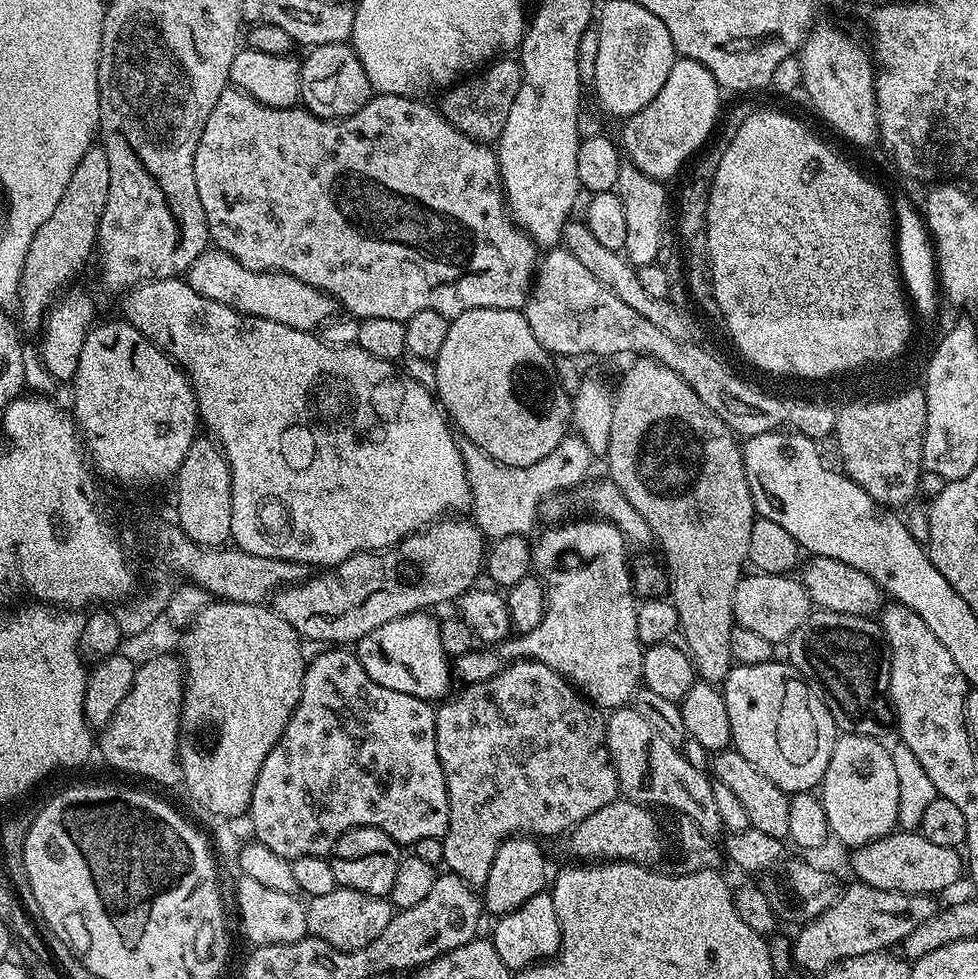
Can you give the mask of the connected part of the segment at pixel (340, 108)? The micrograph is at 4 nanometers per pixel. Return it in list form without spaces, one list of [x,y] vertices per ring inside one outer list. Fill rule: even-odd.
[[[351,43],[308,48],[306,54],[308,57],[300,60],[300,104],[315,116],[323,120],[344,120],[372,99],[372,83]]]

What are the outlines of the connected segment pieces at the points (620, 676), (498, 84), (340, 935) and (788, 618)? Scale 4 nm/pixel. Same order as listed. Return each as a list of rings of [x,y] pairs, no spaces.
[[[589,518],[590,520],[573,519],[571,522],[560,522],[555,526],[548,526],[541,534],[540,541],[535,541],[532,550],[532,566],[535,575],[539,577],[544,586],[544,613],[538,622],[538,626],[534,626],[528,632],[523,633],[519,638],[509,638],[499,645],[498,652],[504,658],[527,658],[529,660],[537,660],[546,666],[550,666],[550,670],[554,670],[558,675],[564,677],[573,688],[582,696],[587,696],[597,708],[601,710],[611,710],[614,708],[625,707],[636,695],[642,684],[642,658],[644,657],[644,648],[638,638],[638,618],[636,617],[636,609],[638,607],[638,597],[632,586],[632,574],[630,571],[630,549],[624,541],[624,534],[620,532],[618,526],[611,521],[599,518]]]
[[[497,58],[483,70],[461,79],[451,85],[438,101],[441,112],[462,134],[471,140],[481,142],[499,141],[502,126],[506,126],[506,118],[510,114],[510,106],[514,106],[514,98],[518,94],[518,86],[522,82],[519,63],[512,58]]]
[[[339,886],[330,890],[330,894],[311,897],[306,904],[308,936],[321,939],[340,951],[356,951],[374,942],[374,938],[391,922],[393,915],[391,900]]]
[[[760,572],[753,574],[754,576],[748,575],[741,575],[736,587],[736,598],[732,601],[735,623],[746,630],[754,630],[754,634],[762,634],[762,638],[766,638],[773,646],[783,645],[793,630],[810,614],[813,603],[808,596],[808,591],[804,589],[803,583],[799,579],[791,580],[792,576],[788,574],[772,575]]]

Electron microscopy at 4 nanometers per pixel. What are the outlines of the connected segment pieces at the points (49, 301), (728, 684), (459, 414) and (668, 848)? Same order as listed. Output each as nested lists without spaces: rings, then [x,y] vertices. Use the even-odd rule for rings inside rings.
[[[90,147],[86,154],[82,154],[82,162],[74,166],[74,174],[70,174],[70,182],[66,185],[66,191],[62,193],[62,199],[58,201],[54,214],[50,214],[50,218],[46,218],[46,222],[38,226],[38,234],[34,234],[30,242],[30,250],[22,266],[18,297],[18,324],[25,333],[41,331],[44,317],[52,307],[54,298],[59,297],[71,285],[68,283],[79,274],[80,267],[88,260],[88,255],[91,252],[93,255],[102,210],[109,194],[110,162],[106,162],[103,147]]]
[[[780,660],[736,664],[724,679],[722,691],[726,714],[730,714],[731,747],[782,791],[808,792],[826,774],[838,729],[820,693],[791,664]]]
[[[497,308],[466,310],[449,323],[446,342],[442,342],[442,350],[438,350],[434,365],[437,372],[437,384],[434,392],[438,397],[440,407],[444,409],[449,421],[455,425],[463,439],[469,440],[480,447],[490,458],[496,459],[499,463],[508,467],[530,466],[532,463],[538,462],[540,458],[546,458],[546,454],[554,450],[558,442],[562,442],[564,436],[570,432],[572,397],[566,394],[566,390],[562,390],[562,382],[558,382],[556,361],[553,353],[547,352],[538,342],[538,338],[534,338],[534,330],[530,330],[530,322],[524,317],[523,311],[515,308],[510,310],[498,310]]]
[[[611,800],[576,824],[568,834],[568,848],[578,857],[576,859],[584,862],[629,860],[667,876],[717,871],[721,867],[721,862],[724,862],[721,849],[714,846],[715,841],[705,835],[692,819],[681,812],[674,812],[669,815],[670,822],[666,826],[654,815],[649,807],[629,800]]]

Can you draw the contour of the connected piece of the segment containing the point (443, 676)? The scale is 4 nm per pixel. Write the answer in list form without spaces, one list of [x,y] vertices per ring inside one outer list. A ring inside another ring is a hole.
[[[427,611],[411,612],[402,618],[394,618],[394,622],[386,622],[386,626],[378,626],[378,630],[370,630],[370,634],[358,641],[354,651],[366,674],[390,690],[429,702],[443,701],[449,695],[448,683],[453,683],[454,672],[440,641],[437,617]]]

